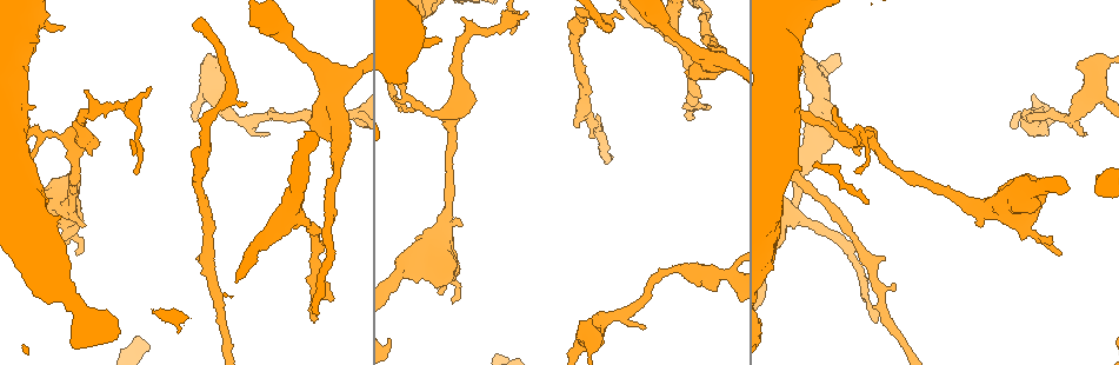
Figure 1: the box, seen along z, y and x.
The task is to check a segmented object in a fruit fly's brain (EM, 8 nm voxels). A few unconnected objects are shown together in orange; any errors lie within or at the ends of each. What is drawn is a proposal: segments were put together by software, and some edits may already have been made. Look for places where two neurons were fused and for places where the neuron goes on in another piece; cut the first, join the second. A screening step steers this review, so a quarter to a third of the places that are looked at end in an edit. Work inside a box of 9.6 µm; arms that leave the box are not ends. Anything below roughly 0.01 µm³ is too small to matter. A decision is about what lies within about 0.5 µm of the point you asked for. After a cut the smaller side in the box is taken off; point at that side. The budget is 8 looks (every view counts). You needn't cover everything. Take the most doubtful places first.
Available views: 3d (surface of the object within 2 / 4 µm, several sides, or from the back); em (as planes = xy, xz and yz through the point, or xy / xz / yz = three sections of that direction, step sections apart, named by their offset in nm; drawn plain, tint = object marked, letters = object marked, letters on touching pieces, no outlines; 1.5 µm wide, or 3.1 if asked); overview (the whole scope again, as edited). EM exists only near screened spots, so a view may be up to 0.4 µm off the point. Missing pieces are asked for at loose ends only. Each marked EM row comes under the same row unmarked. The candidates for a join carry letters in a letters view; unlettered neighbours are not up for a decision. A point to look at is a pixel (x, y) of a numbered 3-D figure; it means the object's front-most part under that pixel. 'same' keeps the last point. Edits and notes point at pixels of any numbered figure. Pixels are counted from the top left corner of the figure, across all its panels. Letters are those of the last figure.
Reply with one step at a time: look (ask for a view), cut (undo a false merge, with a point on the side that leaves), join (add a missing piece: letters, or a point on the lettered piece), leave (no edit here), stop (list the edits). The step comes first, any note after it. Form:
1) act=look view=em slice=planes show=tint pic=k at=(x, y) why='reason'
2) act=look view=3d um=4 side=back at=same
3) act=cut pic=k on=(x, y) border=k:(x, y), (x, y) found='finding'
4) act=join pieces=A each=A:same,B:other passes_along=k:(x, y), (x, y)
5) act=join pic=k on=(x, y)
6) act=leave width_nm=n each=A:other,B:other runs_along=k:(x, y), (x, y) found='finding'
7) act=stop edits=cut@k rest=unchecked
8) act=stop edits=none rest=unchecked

act=look view=3d um=4 pic=1 at=(400, 110) why='tapers out'

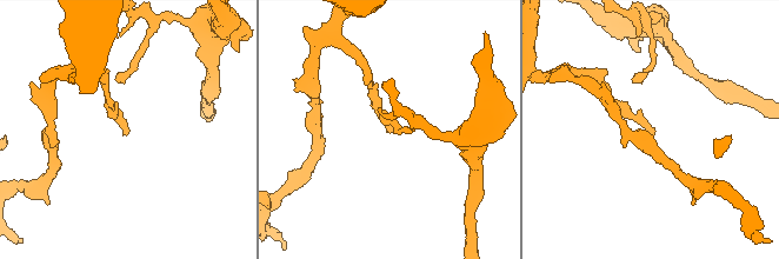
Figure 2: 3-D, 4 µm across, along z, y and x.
act=look view=em slice=yz step=8 show=letters pic=2 at=(388, 132) why='shape alone is not enough'

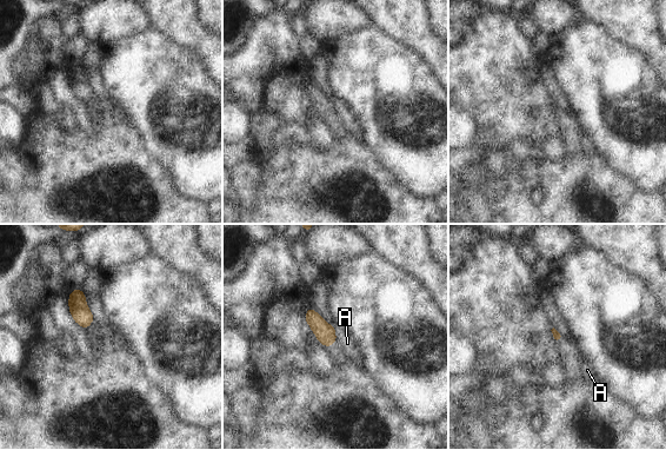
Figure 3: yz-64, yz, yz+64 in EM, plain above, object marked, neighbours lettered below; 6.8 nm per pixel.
act=look view=em slice=planes show=letters at=same

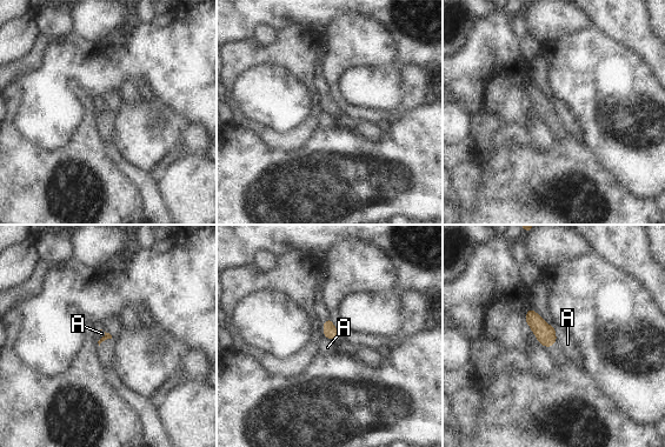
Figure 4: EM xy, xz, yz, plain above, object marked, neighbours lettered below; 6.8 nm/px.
act=leave each=A:other border=4:(557, 329), (556, 340) found='no lettered piece goes on from it'

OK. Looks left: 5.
act=look view=em slice=xz step=8 show=letters pic=1 at=(462, 18) why='branch stops here'

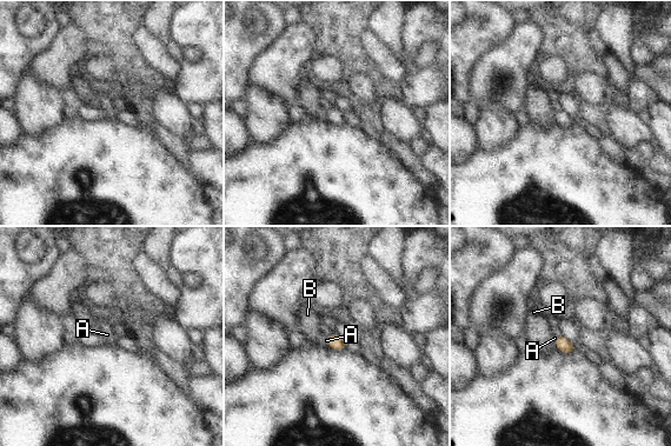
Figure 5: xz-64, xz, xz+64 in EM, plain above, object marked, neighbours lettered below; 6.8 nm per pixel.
act=look view=em slice=planes show=letters at=same

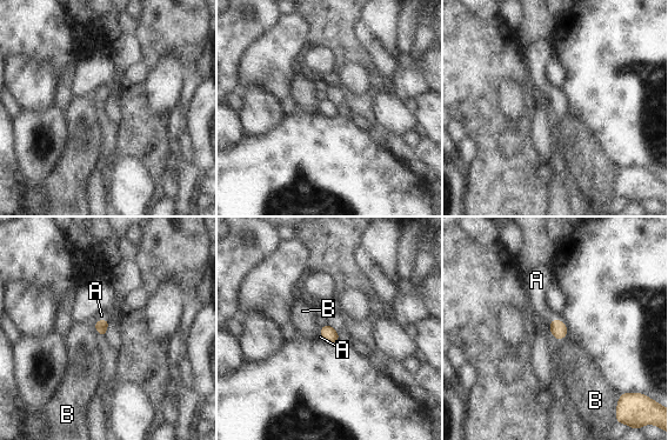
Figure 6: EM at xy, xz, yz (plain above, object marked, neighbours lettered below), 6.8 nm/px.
act=join pieces=A each=A:same,B:other passes_along=6:(558, 327), (558, 320), (536, 295) found='it goes on there'

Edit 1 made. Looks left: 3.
act=look view=overview

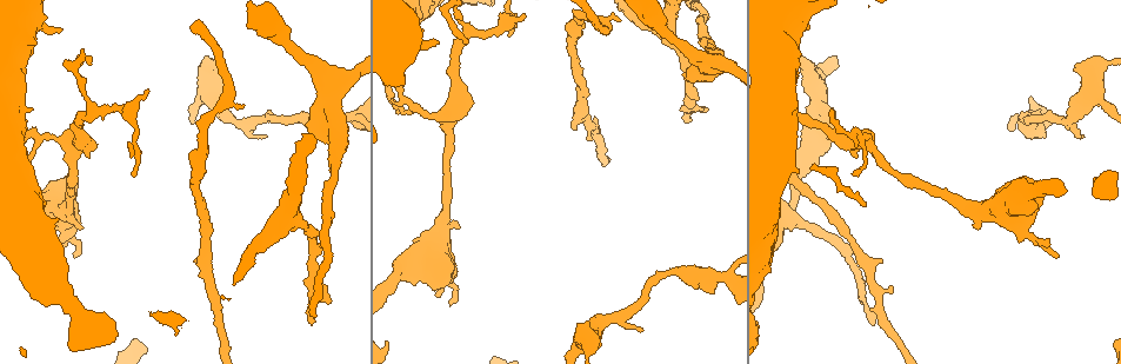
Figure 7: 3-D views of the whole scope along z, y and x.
act=look view=em slice=planes show=letters pic=7 at=(579, 325) why='branch stops here'

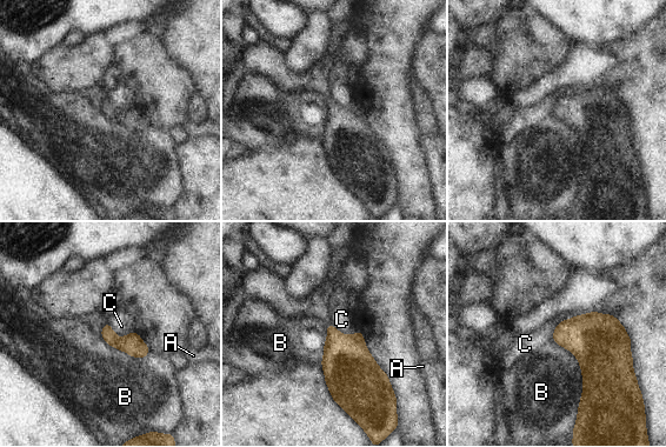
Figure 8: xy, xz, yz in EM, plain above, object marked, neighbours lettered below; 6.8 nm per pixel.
act=leave each=A:other,B:other,C:other border=8:(330, 324), (346, 334), (357, 332) found='no lettered piece goes on from it'

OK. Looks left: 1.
act=stop edits=join@6 rest=unchecked

